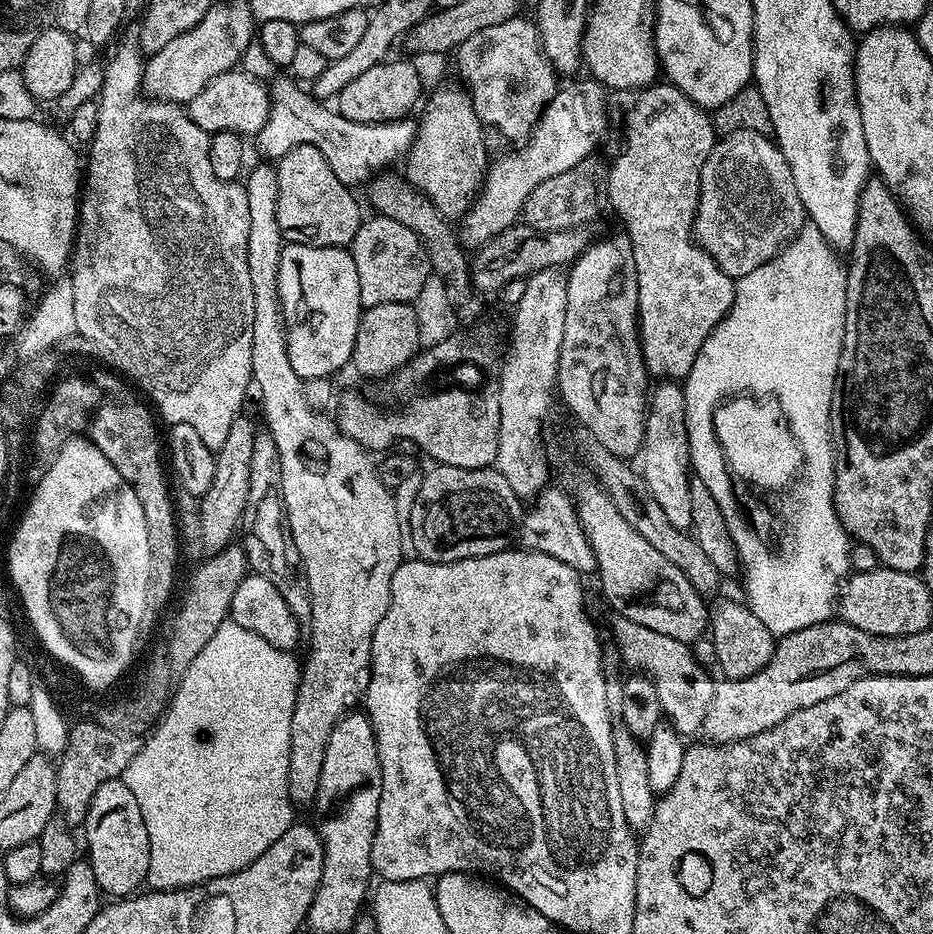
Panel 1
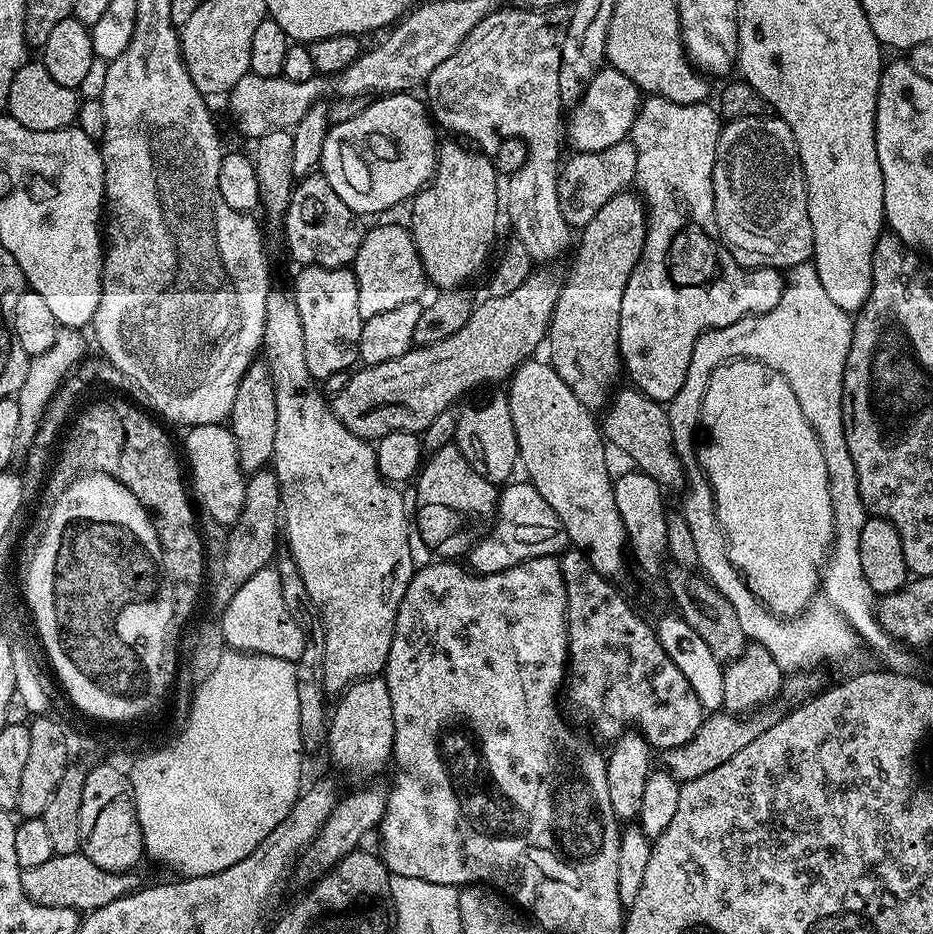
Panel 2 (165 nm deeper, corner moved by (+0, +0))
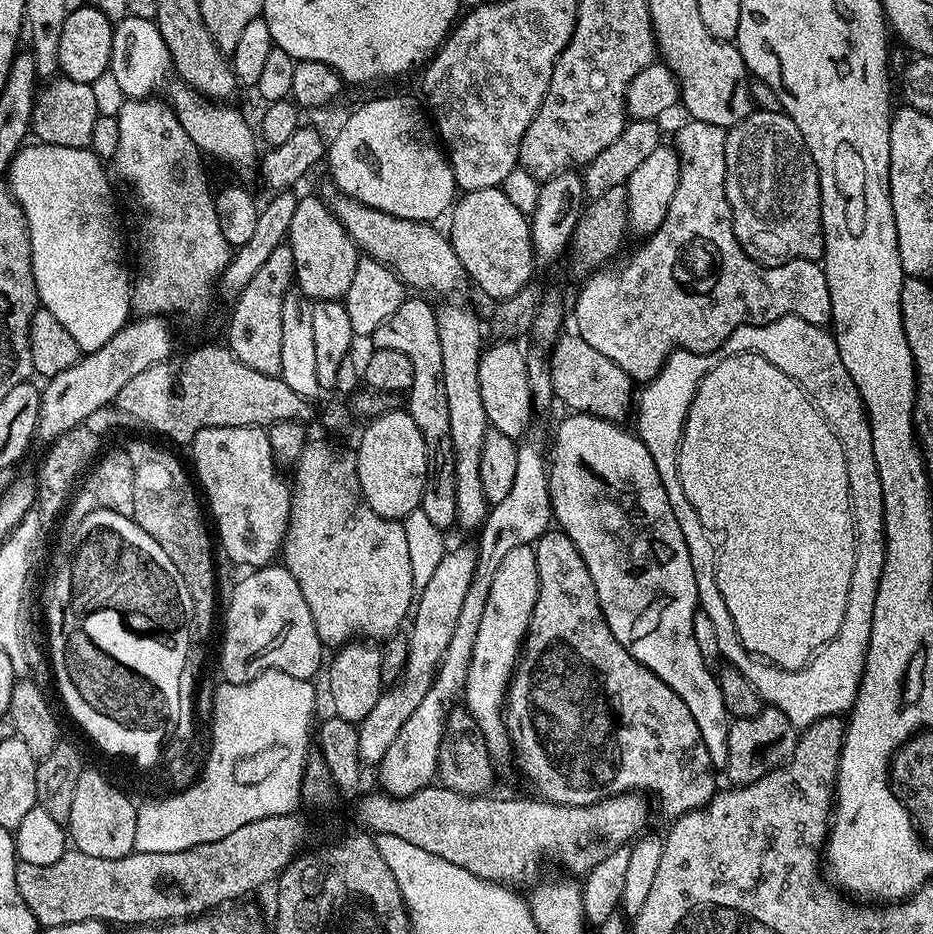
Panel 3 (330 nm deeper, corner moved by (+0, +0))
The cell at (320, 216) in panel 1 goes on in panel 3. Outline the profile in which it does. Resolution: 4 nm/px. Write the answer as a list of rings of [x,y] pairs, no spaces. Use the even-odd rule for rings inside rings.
[[[301,195],[296,202],[294,219],[290,222],[287,244],[292,247],[296,274],[294,284],[312,302],[318,300],[343,301],[350,290],[350,280],[358,259],[358,249],[338,218],[323,199]]]

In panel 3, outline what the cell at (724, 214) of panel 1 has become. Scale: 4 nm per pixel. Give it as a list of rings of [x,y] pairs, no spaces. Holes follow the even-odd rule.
[[[754,110],[745,120],[727,129],[726,198],[732,211],[734,234],[744,253],[761,266],[791,260],[819,261],[824,254],[824,231],[820,209],[820,179],[814,158],[794,122],[783,111]]]

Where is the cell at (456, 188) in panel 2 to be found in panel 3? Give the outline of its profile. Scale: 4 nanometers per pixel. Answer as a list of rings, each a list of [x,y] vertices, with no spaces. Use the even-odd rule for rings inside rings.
[[[436,308],[438,342],[442,342],[442,399],[448,407],[450,438],[452,439],[452,465],[456,478],[455,527],[475,533],[488,516],[489,503],[482,486],[482,450],[490,425],[486,406],[482,406],[482,390],[478,386],[480,354],[486,339],[480,333],[480,320],[468,308]]]

